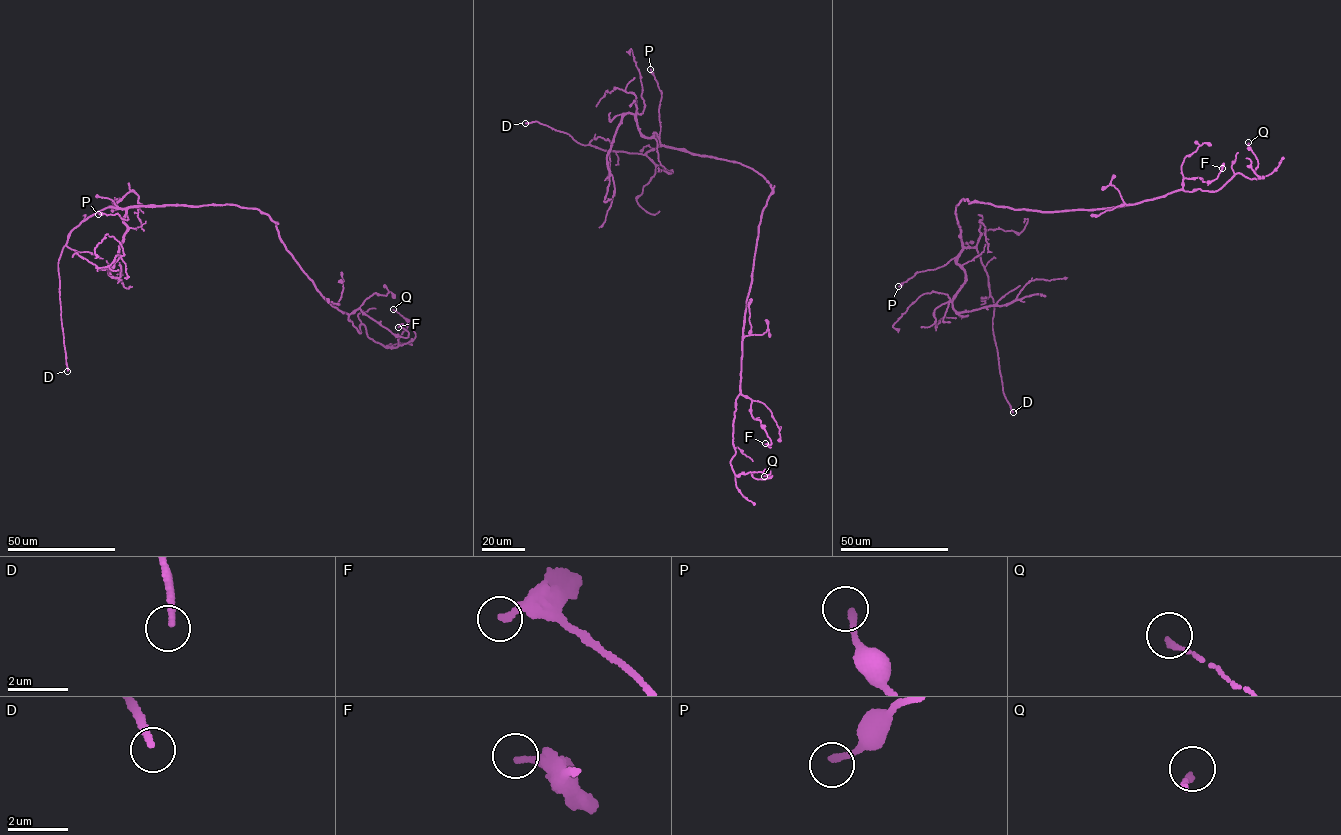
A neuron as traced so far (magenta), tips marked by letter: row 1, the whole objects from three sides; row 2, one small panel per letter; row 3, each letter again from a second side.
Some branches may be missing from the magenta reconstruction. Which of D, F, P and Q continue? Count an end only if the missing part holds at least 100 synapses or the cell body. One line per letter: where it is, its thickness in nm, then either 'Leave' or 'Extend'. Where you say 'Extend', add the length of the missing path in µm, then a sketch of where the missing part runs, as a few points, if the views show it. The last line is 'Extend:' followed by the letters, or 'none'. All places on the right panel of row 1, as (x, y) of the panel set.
D: Place: (1013, 412). Thickness 200 nm. Extend. Missing length about 45 µm. Course of what is missing: (1013, 412), (1023, 437), (1036, 452), (1037, 464), (1044, 463), (1046, 469)
F: Place: (1222, 168). Thickness 200 nm. Leave
P: Place: (898, 286). Thickness 180 nm. Leave
Q: Place: (1248, 142). Thickness 160 nm. Leave
Extend: D

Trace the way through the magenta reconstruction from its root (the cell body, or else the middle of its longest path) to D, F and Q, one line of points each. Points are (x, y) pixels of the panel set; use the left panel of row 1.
D: (276, 228), (276, 223), (257, 209), (227, 204), (109, 207), (82, 220), (70, 233), (58, 261), (67, 371)
F: (276, 228), (287, 250), (331, 304), (348, 315), (359, 308), (394, 334), (407, 337), (408, 332), (398, 327)
Q: (276, 228), (321, 295), (385, 347), (397, 347), (407, 324), (393, 309)

